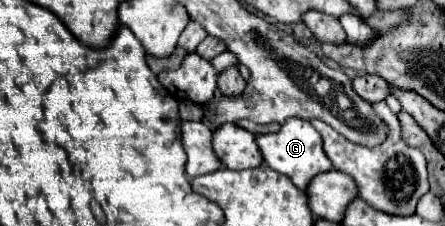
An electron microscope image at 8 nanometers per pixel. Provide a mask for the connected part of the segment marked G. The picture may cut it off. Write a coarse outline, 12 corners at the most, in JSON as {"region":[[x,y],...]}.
{"region":[[308,120],[256,134],[264,164],[304,190],[332,170]]}

